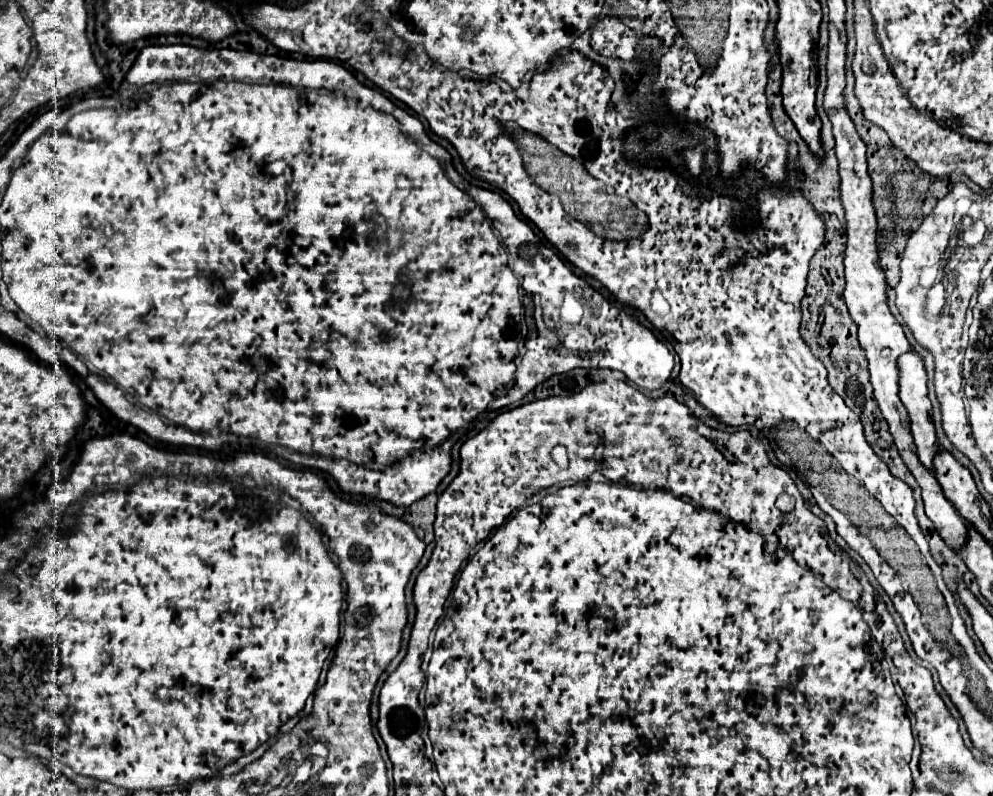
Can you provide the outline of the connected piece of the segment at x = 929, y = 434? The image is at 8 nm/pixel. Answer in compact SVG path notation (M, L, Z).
M912 349L904 355L900 355L898 361L898 373L900 373L900 399L908 411L910 417L910 429L912 429L912 437L918 449L918 457L922 461L924 467L932 469L932 457L934 453L940 449L938 441L936 441L936 431L934 431L934 423L932 423L932 405L928 399L928 389L926 389L926 369L924 369L924 361L922 357Z

